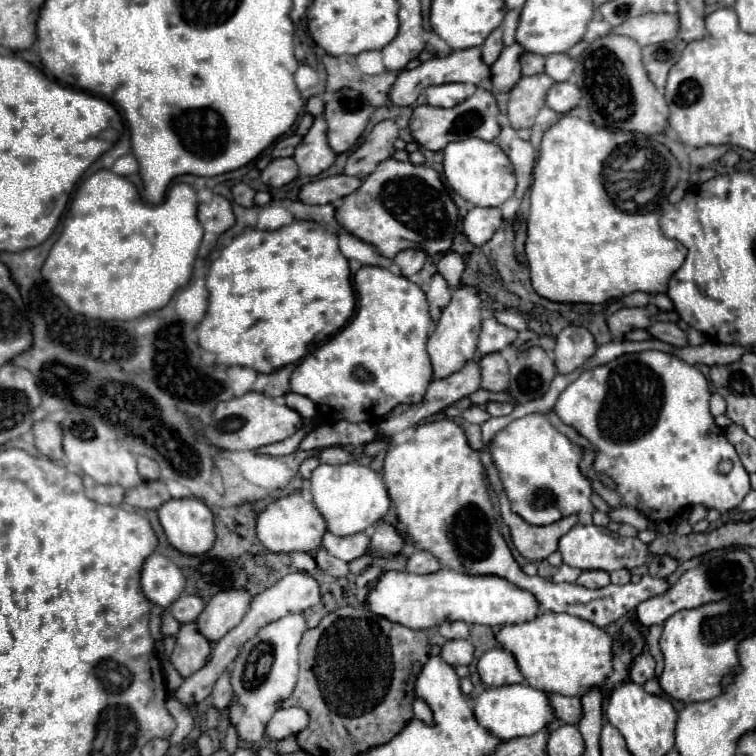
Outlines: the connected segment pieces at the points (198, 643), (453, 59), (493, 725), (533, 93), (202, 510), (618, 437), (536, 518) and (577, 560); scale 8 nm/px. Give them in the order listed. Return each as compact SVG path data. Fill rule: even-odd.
M183 624L177 634L177 646L169 656L175 670L187 678L195 670L201 670L211 654L211 644L199 634L195 624Z
M467 48L467 50L457 50L449 56L443 56L443 58L431 58L427 62L423 62L421 66L413 68L413 70L403 70L397 74L397 80L395 80L395 86L391 86L389 90L389 98L395 106L411 106L415 104L417 96L433 86L433 84L447 84L447 82L469 82L469 84L475 84L479 86L481 82L485 82L487 78L491 76L489 72L489 66L481 60L481 48Z
M511 684L489 688L475 698L475 718L481 726L485 726L491 734L499 736L501 740L511 740L519 736L531 736L541 728L549 726L555 720L553 708L549 704L549 694L529 684Z
M535 74L535 76L523 76L517 86L509 94L509 122L515 130L519 128L531 128L535 124L537 112L545 106L547 90L555 82L547 74Z
M197 498L169 500L159 510L159 522L169 544L183 552L201 556L215 544L213 512Z
M645 350L639 354L619 356L605 366L583 372L561 392L553 410L563 424L575 428L595 446L593 470L613 480L621 504L639 510L651 522L659 524L681 516L681 510L685 512L697 504L719 512L729 512L739 506L751 490L749 474L743 468L735 448L727 442L723 428L713 422L709 398L709 382L695 366L661 350ZM721 460L733 462L733 470L729 474L717 472Z
M529 414L519 420L513 420L491 438L487 450L491 452L491 460L499 470L499 478L511 502L511 510L519 514L525 522L533 526L545 526L571 514L593 512L593 504L589 500L593 488L591 482L579 470L579 448L569 442L567 436L557 432L545 414Z
M577 524L573 526L561 540L559 540L559 552L563 554L563 562L579 568L579 570L633 570L635 566L641 566L647 562L649 552L647 544L643 544L639 538L621 538L607 528L595 526L595 524Z

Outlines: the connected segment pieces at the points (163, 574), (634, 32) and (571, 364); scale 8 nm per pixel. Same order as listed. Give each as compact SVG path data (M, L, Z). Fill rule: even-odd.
M155 552L143 564L141 588L153 604L167 608L171 602L175 602L175 598L181 596L185 588L185 578L169 558Z
M643 14L629 18L617 28L611 28L613 34L623 34L637 40L641 46L659 44L675 40L679 34L679 16L677 14Z
M569 326L555 340L555 368L559 374L569 374L583 366L595 352L597 344L587 328Z

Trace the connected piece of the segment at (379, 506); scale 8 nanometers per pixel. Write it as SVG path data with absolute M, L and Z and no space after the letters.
M359 462L341 466L319 464L311 476L313 504L327 520L327 530L335 536L351 536L375 526L389 510L387 488L379 474Z

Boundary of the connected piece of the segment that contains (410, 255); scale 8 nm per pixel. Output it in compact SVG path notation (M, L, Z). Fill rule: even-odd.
M405 250L405 252L399 252L393 262L401 268L401 274L403 276L413 276L417 274L421 268L423 268L423 262L425 262L425 254L421 250Z

